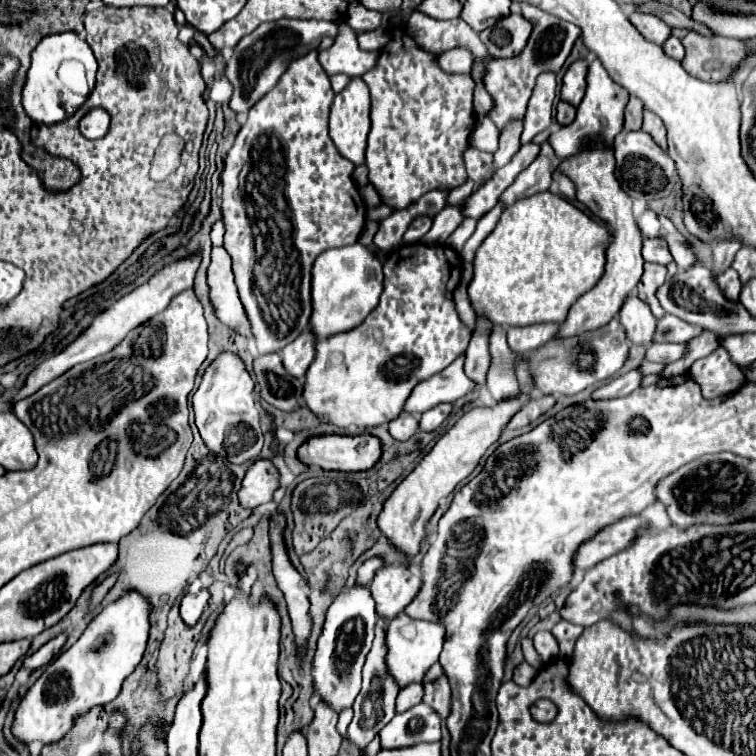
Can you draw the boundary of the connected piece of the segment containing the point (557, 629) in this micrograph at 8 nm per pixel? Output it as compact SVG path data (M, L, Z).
M560 621L558 625L554 625L552 635L556 637L556 641L560 645L560 653L558 655L562 659L568 659L572 655L576 639L580 637L580 633L582 633L582 627L574 625L574 623L568 623L568 621Z

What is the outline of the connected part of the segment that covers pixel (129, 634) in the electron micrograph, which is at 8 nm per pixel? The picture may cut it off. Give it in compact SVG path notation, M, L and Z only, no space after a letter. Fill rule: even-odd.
M136 591L124 593L112 605L98 613L82 637L64 653L60 653L40 675L40 679L20 699L12 721L12 735L22 743L42 741L44 745L60 741L72 717L88 705L104 705L116 699L122 681L138 667L148 635L152 605Z

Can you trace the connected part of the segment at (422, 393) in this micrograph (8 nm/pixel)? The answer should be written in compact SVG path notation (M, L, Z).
M462 355L460 359L456 359L456 363L452 363L444 371L436 373L432 379L418 383L412 391L412 395L408 397L406 413L410 413L410 411L424 413L440 403L454 403L456 399L472 393L476 383L472 379L468 379L464 367L462 367L464 360L465 356Z

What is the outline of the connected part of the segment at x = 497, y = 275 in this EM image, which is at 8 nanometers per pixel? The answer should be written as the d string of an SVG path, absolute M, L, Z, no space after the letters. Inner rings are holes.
M542 191L532 197L516 201L504 209L496 229L484 239L474 259L474 279L468 285L468 297L476 313L486 315L496 325L534 325L534 323L564 323L572 303L590 291L604 275L606 249L612 233L606 225L596 223L582 209L564 197Z

